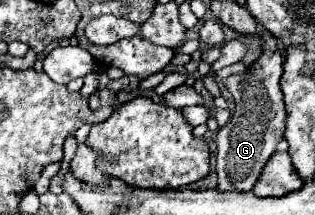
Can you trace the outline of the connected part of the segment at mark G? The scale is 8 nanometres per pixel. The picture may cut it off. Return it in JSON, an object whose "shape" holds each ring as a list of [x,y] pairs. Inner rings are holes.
{"shape":[[[260,27],[260,37],[264,39],[262,43],[262,53],[260,57],[252,63],[252,67],[246,73],[240,75],[230,75],[224,81],[224,87],[232,93],[234,99],[234,113],[230,117],[230,121],[218,129],[218,137],[216,137],[216,145],[218,145],[218,155],[216,155],[216,173],[218,173],[218,189],[220,191],[250,191],[256,183],[256,179],[260,177],[260,171],[264,169],[266,161],[270,159],[270,155],[276,151],[276,143],[284,137],[284,121],[286,121],[286,109],[284,109],[284,101],[282,101],[282,91],[280,91],[280,75],[282,75],[282,55],[278,51],[276,39]]]}

